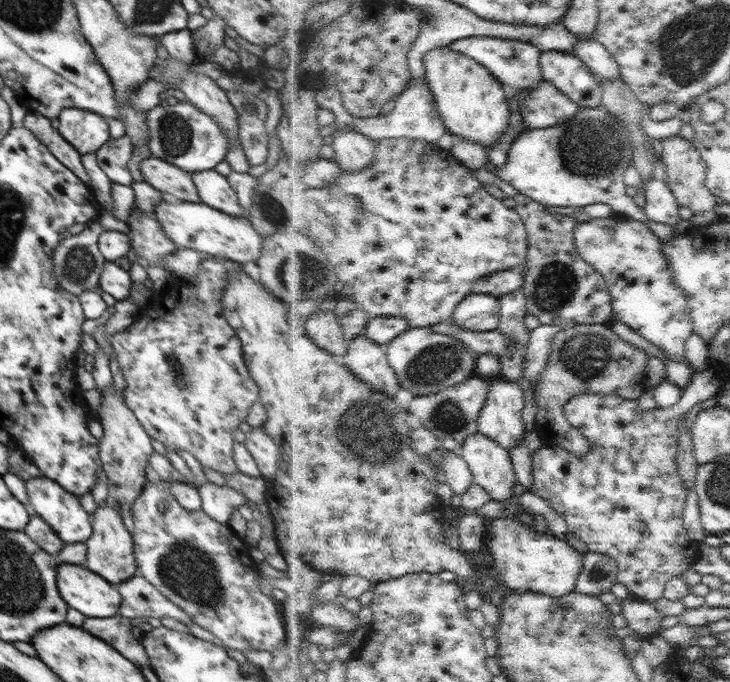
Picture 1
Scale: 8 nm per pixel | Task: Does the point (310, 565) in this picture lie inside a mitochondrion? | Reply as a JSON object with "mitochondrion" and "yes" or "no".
{"mitochondrion":"no"}

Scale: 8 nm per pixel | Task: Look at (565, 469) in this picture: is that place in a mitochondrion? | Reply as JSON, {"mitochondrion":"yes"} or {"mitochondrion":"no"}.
{"mitochondrion":"no"}

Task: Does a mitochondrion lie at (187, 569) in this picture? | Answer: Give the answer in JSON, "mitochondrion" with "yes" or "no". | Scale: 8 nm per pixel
{"mitochondrion":"yes"}

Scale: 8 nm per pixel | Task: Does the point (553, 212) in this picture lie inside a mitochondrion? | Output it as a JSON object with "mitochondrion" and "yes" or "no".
{"mitochondrion":"no"}

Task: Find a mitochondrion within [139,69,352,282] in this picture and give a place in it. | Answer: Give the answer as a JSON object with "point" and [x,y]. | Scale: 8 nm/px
{"point":[175,133]}

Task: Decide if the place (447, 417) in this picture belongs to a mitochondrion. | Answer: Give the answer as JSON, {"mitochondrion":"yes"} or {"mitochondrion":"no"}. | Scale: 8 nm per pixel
{"mitochondrion":"yes"}

